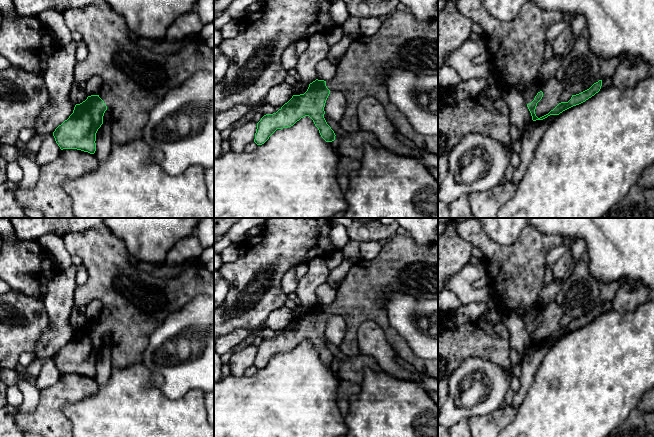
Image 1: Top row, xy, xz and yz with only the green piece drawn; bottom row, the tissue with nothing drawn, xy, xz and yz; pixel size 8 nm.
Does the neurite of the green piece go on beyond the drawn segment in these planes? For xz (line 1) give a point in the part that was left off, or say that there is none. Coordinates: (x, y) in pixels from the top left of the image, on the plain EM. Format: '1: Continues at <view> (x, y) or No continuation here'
1: Continues at xz (402, 266)

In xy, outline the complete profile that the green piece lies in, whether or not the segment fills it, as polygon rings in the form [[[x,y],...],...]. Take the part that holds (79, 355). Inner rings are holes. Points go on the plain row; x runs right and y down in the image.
[[[105,225],[85,231],[68,233],[63,236],[64,244],[71,256],[82,258],[88,271],[88,281],[77,286],[74,291],[74,305],[78,308],[87,306],[93,300],[102,303],[102,311],[98,319],[88,320],[85,325],[76,328],[73,337],[53,356],[56,367],[63,373],[77,373],[90,378],[96,375],[96,357],[103,348],[103,340],[107,334],[111,341],[112,366],[125,368],[141,363],[142,356],[149,343],[150,335],[166,320],[166,318],[182,309],[199,295],[214,296],[214,275],[200,262],[189,263],[183,271],[171,279],[157,278],[151,272],[141,271],[133,265],[133,258],[123,240],[114,235]]]

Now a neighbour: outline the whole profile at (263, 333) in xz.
[[[261,329],[259,330],[255,336],[261,337],[263,340],[266,338],[273,338],[276,337],[282,330],[275,331],[271,329]]]

